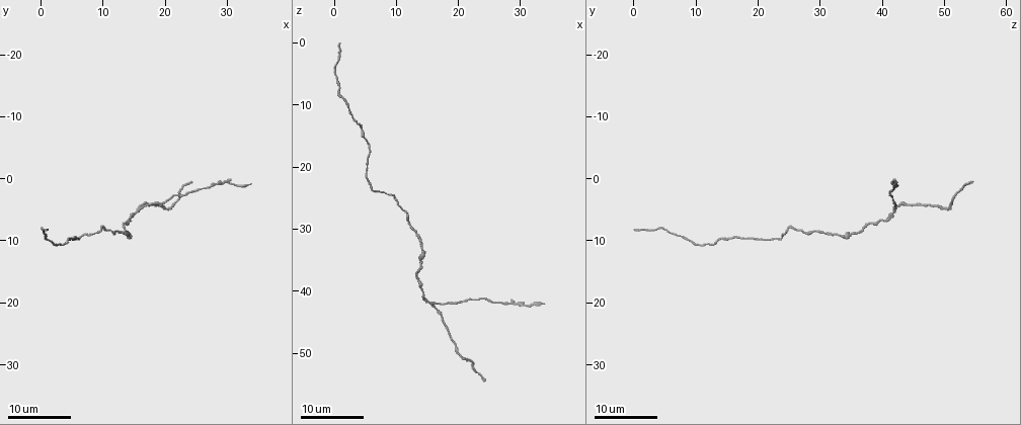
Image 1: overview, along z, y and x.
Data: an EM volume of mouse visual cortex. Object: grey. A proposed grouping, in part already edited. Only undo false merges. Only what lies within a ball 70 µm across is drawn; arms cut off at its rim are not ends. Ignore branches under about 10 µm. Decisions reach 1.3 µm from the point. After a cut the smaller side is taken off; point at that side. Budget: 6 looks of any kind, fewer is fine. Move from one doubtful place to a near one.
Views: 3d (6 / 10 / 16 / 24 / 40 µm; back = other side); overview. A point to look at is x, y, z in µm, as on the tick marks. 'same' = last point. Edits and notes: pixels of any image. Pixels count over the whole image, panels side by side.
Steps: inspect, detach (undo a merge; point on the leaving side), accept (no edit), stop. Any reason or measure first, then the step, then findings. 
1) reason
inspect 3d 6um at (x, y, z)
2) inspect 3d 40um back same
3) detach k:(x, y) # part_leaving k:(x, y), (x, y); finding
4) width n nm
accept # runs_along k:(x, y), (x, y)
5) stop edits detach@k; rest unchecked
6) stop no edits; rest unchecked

sudden change in width
inspect 3d 16um at (14.0, 9.0, 35.5)

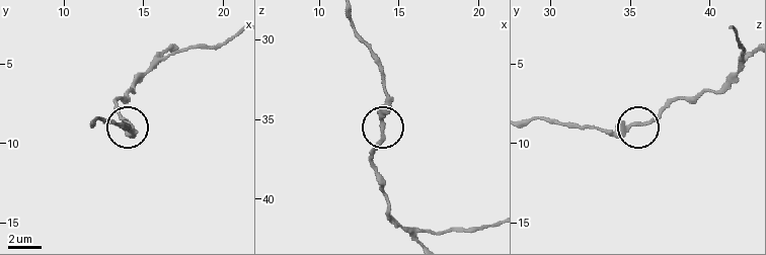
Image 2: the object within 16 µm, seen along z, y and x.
inspect 3d 6um at (13.9, 8.7, 35.4)

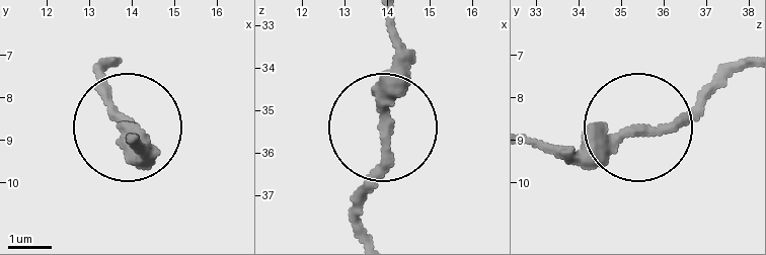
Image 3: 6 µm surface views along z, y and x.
inspect 3d 6um back at (13.95, 8.85, 35.45)

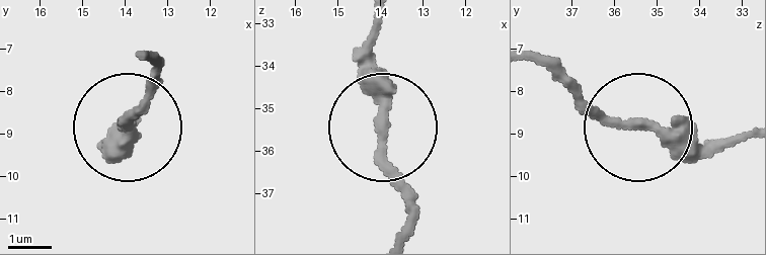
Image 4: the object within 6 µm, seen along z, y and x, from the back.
accept # continuous, no second neuron

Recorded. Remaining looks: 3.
branch point
inspect 3d 24um at (16.0, 4.5, 42.0)

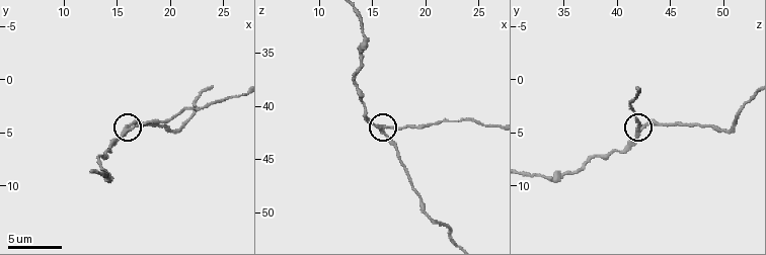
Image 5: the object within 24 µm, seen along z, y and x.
closer look
inspect 3d 10um at (16.2, 4.8, 42.4)

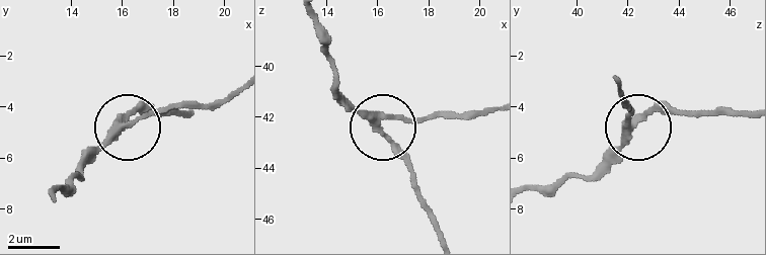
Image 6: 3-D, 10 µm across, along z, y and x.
arms 3
detach 6:(415, 121) # part_leaving 6:(383, 113), (413, 119), (491, 108); a second neuron is stuck on

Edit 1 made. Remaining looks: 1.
stop edits detach@6; rest unchecked

